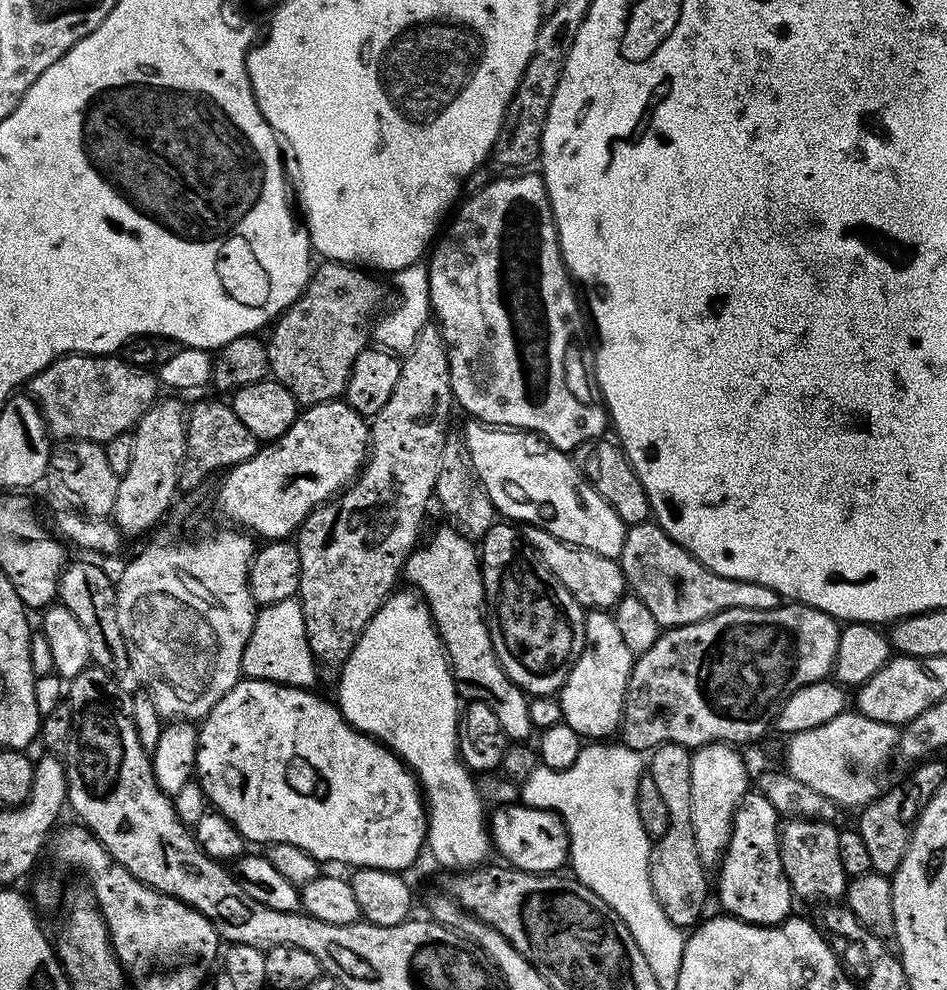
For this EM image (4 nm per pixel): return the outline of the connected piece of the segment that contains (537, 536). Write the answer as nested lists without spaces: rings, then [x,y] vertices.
[[[531,526],[523,529],[522,535],[524,543],[535,552],[536,556],[570,590],[570,594],[580,603],[580,607],[585,610],[612,610],[626,595],[626,585],[624,582],[624,571],[620,568],[619,559],[611,556],[603,556],[594,550],[586,550],[582,546],[574,546],[554,538],[541,528]]]

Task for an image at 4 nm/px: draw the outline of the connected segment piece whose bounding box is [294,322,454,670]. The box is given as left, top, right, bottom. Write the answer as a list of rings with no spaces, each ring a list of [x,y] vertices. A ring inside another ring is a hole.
[[[429,322],[418,334],[414,346],[401,359],[398,382],[386,406],[370,420],[370,447],[360,475],[324,504],[319,504],[294,536],[298,554],[302,558],[302,578],[298,599],[306,626],[306,638],[317,665],[333,670],[344,667],[346,658],[354,650],[362,630],[374,618],[401,579],[404,563],[417,547],[420,523],[434,496],[438,470],[442,463],[442,446],[449,431],[448,415],[454,409],[448,347],[439,324]]]

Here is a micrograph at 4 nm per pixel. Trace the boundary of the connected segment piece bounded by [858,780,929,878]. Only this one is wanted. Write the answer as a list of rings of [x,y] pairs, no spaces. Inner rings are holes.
[[[912,780],[901,788],[891,788],[889,787],[877,800],[864,805],[859,813],[860,824],[858,823],[858,831],[862,834],[870,854],[872,872],[880,873],[887,878],[898,870],[902,858],[906,858],[908,844],[912,841],[913,827],[920,811],[928,805],[928,796],[924,793],[929,791],[924,780]],[[920,792],[924,792],[922,796]]]

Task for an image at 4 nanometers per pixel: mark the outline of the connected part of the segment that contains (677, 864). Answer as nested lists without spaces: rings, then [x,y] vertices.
[[[670,742],[660,744],[653,749],[648,758],[648,775],[652,777],[654,783],[668,808],[669,828],[666,834],[653,843],[649,856],[649,876],[653,892],[662,906],[666,916],[673,925],[681,930],[693,927],[698,921],[698,917],[708,896],[708,875],[707,869],[701,862],[698,855],[697,842],[694,839],[693,823],[690,822],[690,762],[692,761],[691,751],[681,746],[681,744]]]

